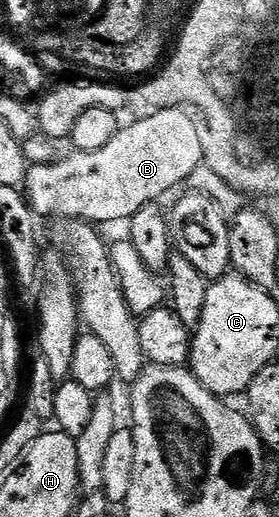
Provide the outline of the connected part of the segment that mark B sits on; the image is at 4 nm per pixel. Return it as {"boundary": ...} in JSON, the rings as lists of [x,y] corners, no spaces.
{"boundary":[[[165,108],[150,112],[150,117],[134,125],[118,128],[117,134],[99,151],[70,152],[65,161],[50,165],[34,165],[26,172],[24,192],[28,205],[38,218],[65,217],[69,221],[121,221],[128,222],[139,207],[156,202],[157,197],[172,191],[176,185],[185,185],[189,176],[203,163],[201,129],[188,117],[184,108]]]}

